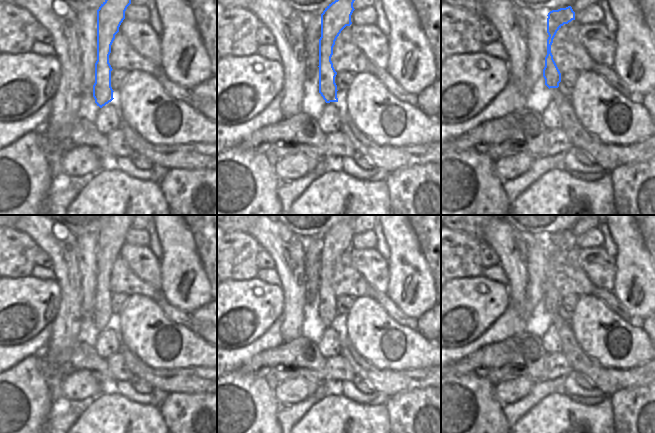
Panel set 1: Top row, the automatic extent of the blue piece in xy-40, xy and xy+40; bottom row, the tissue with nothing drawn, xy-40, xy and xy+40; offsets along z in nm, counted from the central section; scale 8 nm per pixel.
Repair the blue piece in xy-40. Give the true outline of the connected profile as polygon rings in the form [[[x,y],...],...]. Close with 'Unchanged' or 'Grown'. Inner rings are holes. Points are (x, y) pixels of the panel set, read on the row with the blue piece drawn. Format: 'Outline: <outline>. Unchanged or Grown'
Outline: [[[105,0],[97,10],[97,61],[95,63],[95,83],[93,97],[102,108],[113,98],[111,71],[109,63],[111,45],[119,27],[125,19],[125,11],[131,0]]]. Unchanged.

